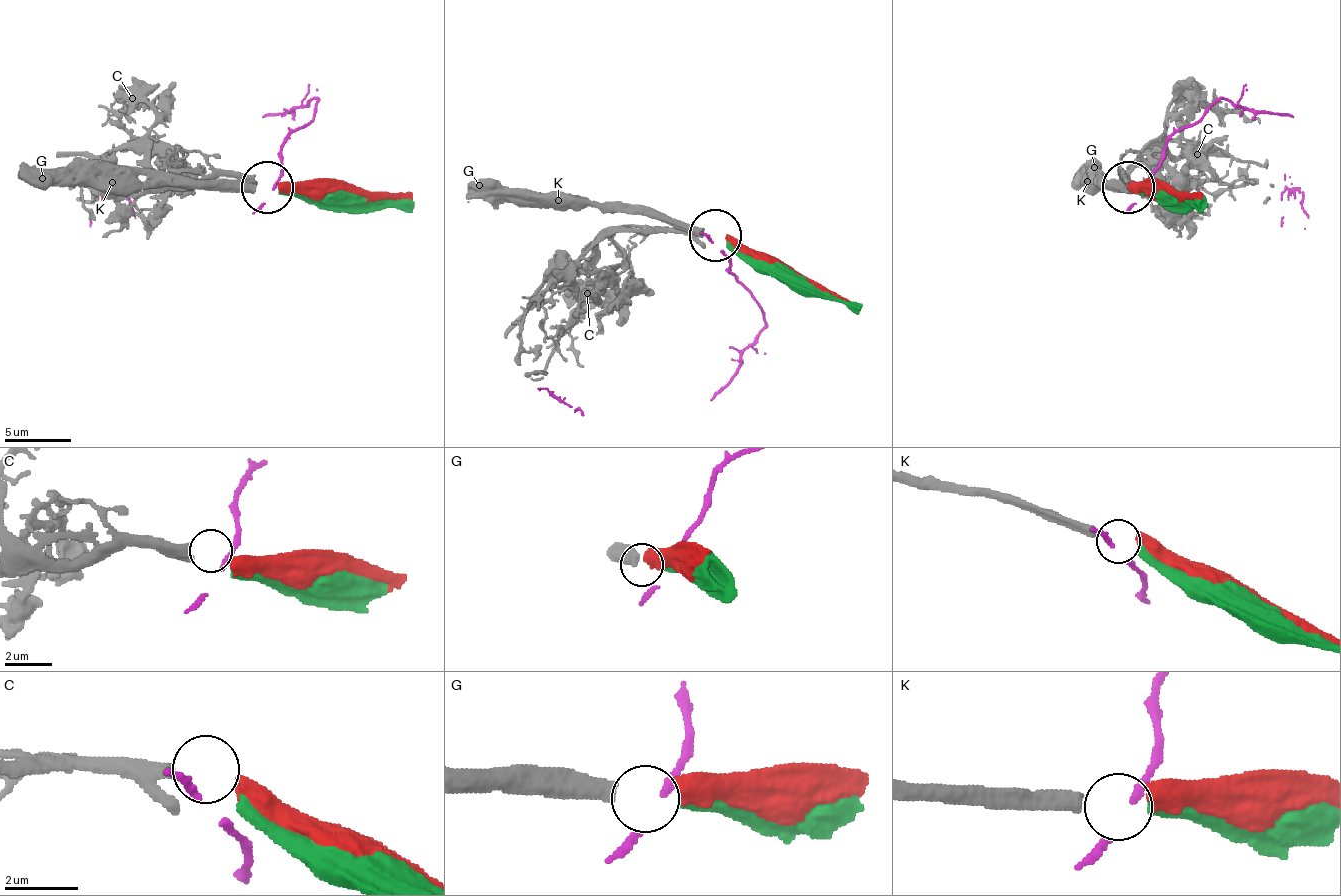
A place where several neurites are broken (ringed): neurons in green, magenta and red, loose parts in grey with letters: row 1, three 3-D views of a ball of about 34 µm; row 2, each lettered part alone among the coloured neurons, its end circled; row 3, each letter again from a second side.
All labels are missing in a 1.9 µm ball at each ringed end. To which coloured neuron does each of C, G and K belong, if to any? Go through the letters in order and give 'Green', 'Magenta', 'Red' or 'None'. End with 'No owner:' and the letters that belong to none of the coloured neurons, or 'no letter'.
C: None
G: Red
K: Green
No owner: C

